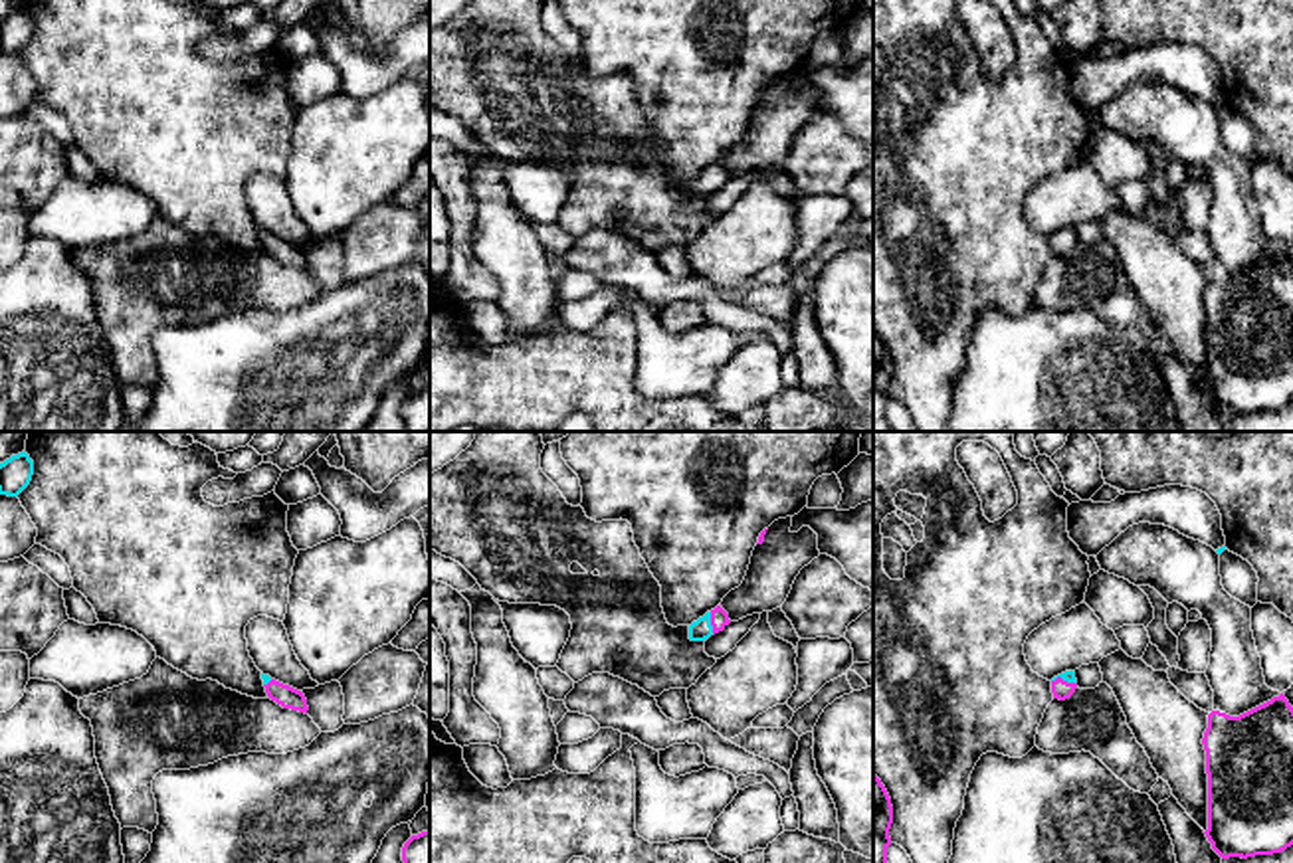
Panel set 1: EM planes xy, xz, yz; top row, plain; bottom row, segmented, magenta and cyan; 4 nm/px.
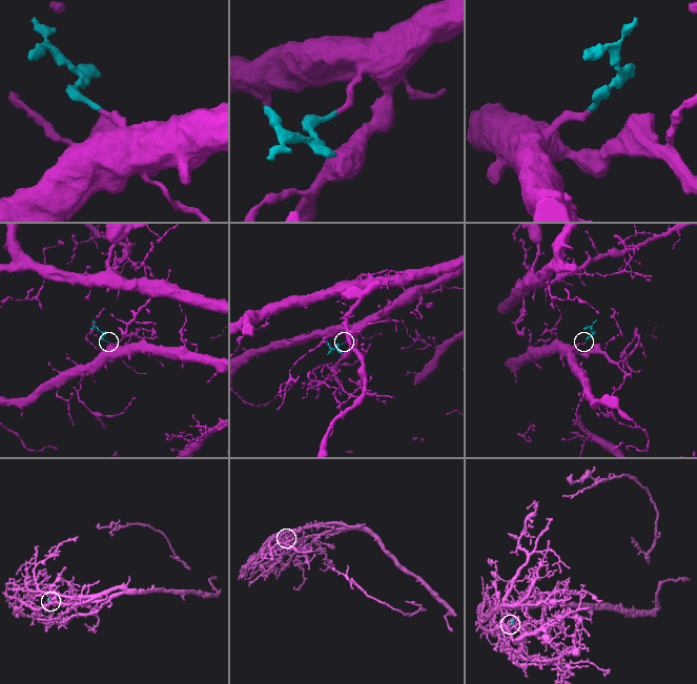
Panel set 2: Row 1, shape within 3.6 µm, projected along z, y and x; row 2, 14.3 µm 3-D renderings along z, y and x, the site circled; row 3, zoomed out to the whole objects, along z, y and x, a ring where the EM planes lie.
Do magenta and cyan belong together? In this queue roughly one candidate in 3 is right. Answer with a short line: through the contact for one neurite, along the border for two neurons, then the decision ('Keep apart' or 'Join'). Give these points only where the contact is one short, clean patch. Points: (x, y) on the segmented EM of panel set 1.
Line: xz (719, 618), (711, 624), (699, 630). Join

